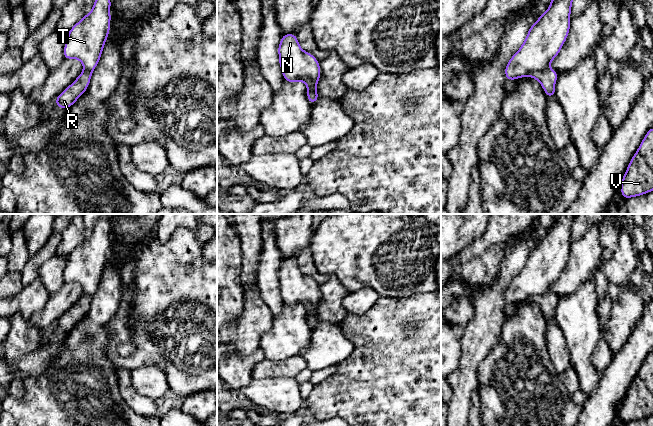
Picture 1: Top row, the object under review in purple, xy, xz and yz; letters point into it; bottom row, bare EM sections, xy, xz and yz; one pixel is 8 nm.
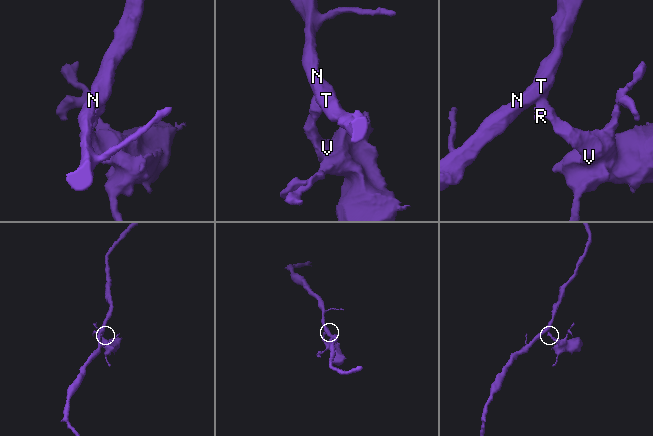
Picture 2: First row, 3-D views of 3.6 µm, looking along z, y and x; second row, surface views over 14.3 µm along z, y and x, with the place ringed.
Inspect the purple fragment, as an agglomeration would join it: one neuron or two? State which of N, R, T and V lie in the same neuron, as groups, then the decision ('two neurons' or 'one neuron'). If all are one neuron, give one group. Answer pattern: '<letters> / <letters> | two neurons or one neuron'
N T / R V | two neurons

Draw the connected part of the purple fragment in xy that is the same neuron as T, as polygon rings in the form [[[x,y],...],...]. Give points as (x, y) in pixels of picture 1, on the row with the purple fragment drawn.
[[[95,0],[89,14],[85,14],[67,33],[67,41],[64,45],[64,59],[77,59],[82,62],[84,70],[93,71],[99,63],[104,44],[110,32],[111,0]]]

